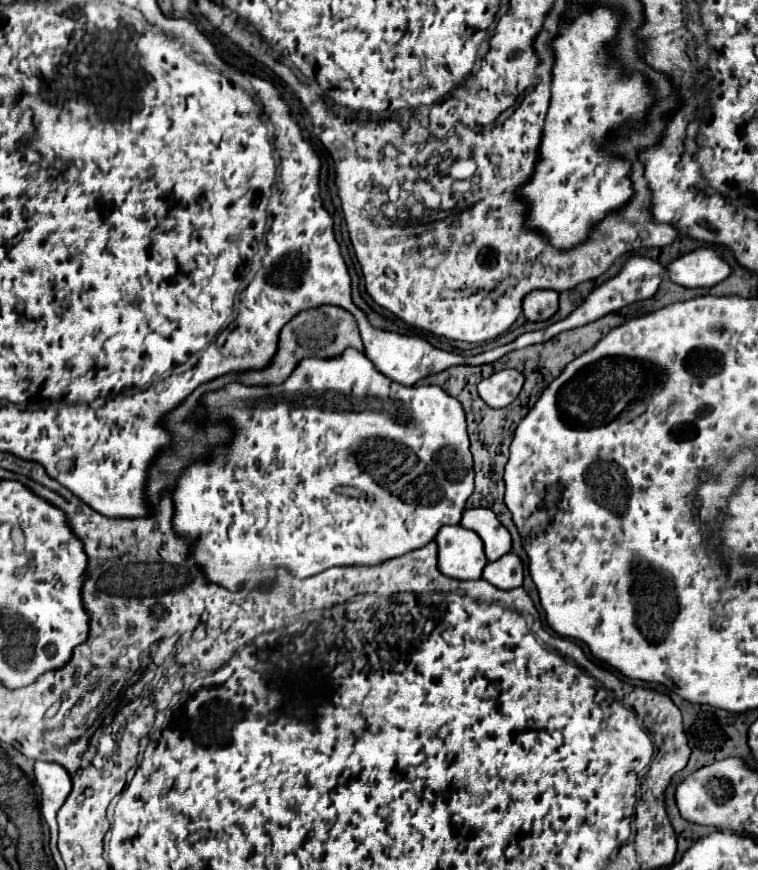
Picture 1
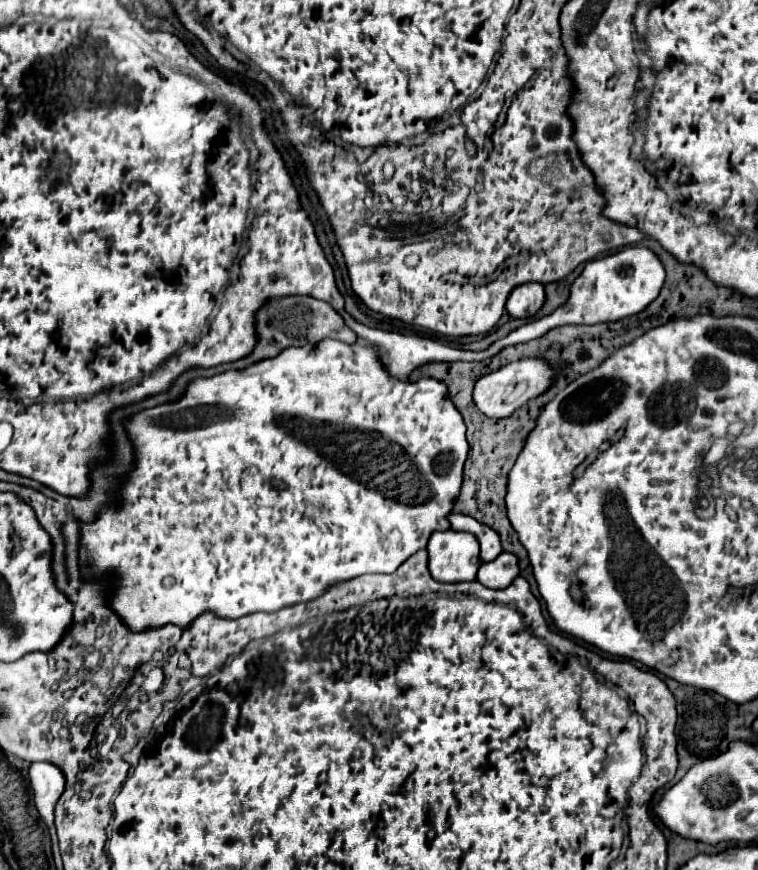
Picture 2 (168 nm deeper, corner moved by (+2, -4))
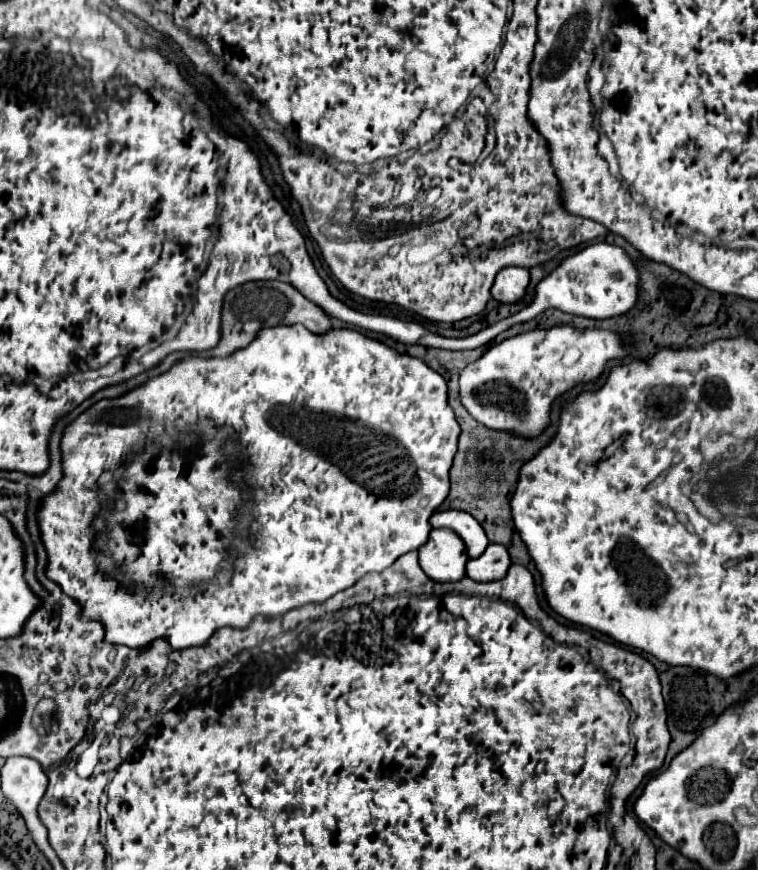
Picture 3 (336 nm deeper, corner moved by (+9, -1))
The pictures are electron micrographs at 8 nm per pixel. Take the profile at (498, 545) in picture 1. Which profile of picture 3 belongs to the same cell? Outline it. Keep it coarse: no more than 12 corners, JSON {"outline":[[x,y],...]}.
{"outline":[[436,511],[432,527],[448,527],[474,559],[488,547],[480,523],[466,511]]}

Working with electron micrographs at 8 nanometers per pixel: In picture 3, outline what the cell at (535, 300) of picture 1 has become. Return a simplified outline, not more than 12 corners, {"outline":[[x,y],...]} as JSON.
{"outline":[[506,267],[496,275],[492,297],[518,303],[528,289],[530,273]]}

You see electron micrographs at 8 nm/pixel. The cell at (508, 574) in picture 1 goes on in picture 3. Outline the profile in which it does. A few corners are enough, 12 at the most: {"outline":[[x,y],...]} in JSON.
{"outline":[[504,545],[466,563],[474,581],[498,581],[512,565]]}

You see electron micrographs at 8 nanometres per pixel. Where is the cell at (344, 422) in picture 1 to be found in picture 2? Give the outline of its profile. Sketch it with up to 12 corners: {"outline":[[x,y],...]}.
{"outline":[[329,338],[131,414],[81,524],[131,632],[395,572],[467,458]]}

